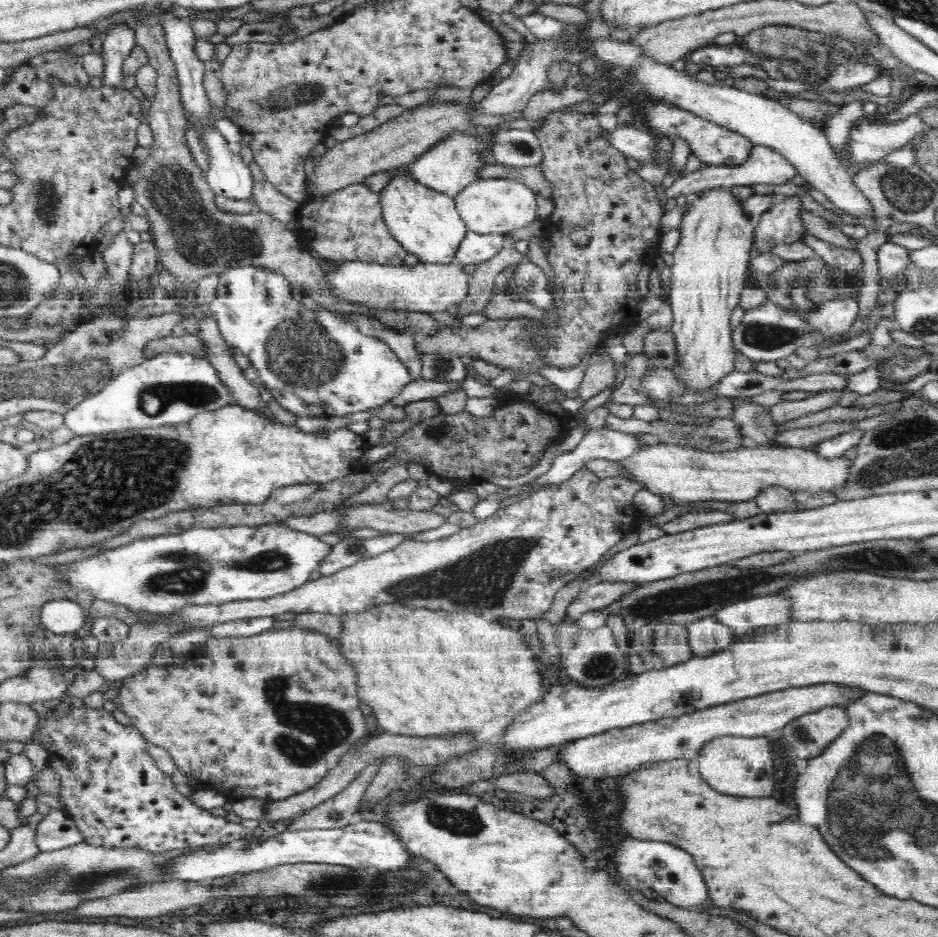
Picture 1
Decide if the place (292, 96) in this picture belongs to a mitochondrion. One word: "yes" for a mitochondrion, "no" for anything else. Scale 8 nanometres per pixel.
yes

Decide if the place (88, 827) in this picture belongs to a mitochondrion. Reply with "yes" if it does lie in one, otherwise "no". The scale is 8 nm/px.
no

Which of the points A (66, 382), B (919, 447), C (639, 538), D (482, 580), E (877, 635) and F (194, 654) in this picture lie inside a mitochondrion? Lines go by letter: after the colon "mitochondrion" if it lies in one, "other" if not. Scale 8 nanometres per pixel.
A: mitochondrion
B: mitochondrion
C: other
D: mitochondrion
E: other
F: other

